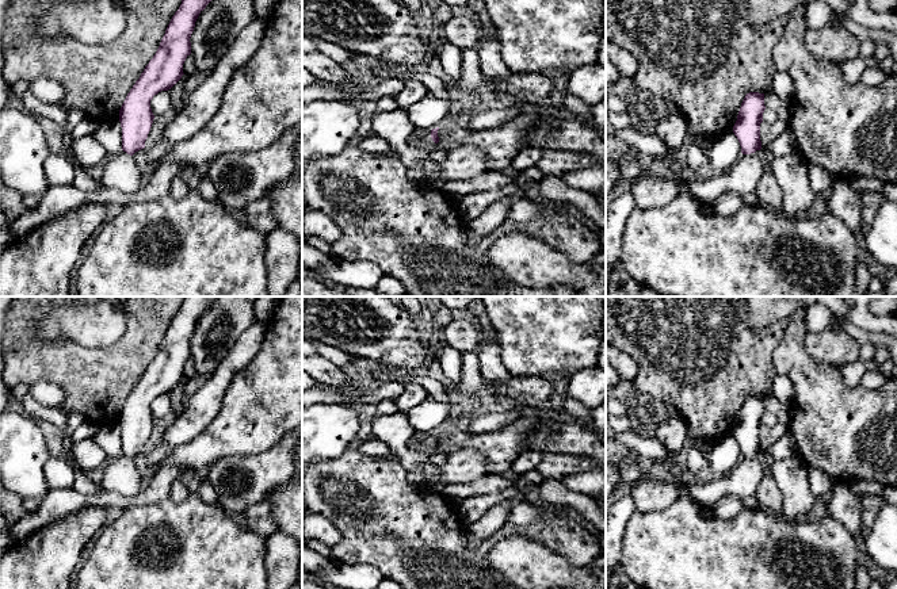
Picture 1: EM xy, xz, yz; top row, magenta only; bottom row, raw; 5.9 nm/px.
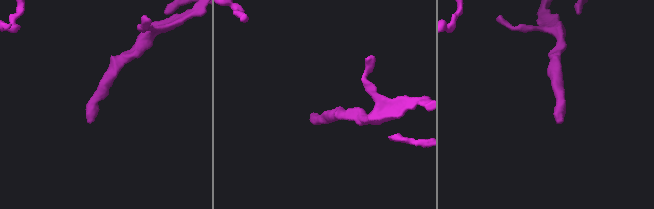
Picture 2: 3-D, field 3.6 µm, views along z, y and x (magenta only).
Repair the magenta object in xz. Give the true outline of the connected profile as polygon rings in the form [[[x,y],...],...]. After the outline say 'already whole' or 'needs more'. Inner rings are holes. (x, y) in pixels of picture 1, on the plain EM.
[[[439,431],[432,433],[420,433],[419,450],[425,454],[434,454],[439,445],[438,433]]] | needs more

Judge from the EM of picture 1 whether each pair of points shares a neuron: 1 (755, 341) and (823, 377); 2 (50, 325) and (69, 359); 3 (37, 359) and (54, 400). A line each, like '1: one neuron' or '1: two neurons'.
1: two neurons
2: two neurons
3: two neurons

